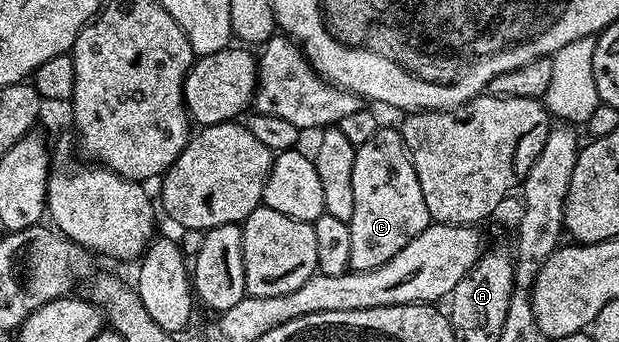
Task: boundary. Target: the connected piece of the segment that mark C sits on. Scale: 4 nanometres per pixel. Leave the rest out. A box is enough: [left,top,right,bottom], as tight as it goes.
[348,128,431,273]

